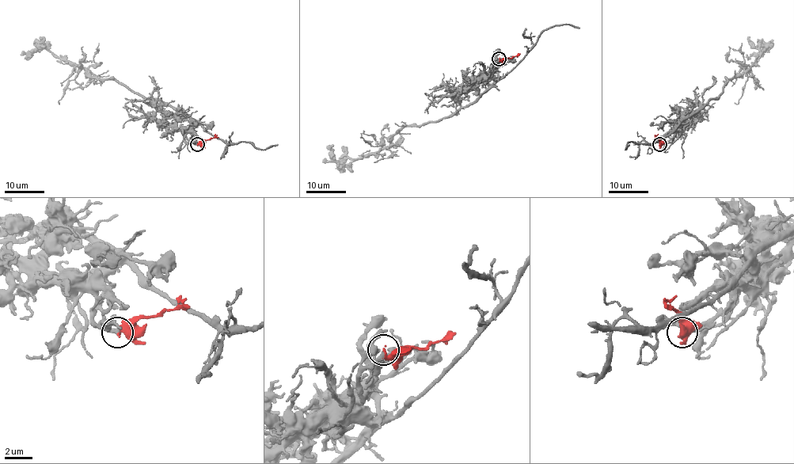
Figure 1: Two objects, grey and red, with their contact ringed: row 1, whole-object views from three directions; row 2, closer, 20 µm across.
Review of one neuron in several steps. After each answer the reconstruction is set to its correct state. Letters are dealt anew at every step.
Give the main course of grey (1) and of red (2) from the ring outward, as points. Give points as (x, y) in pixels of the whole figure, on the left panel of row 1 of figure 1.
1: (197, 145), (191, 141), (195, 123), (163, 101), (112, 79), (95, 79), (46, 48), (35, 48), (24, 58)
2: (197, 145), (218, 137)

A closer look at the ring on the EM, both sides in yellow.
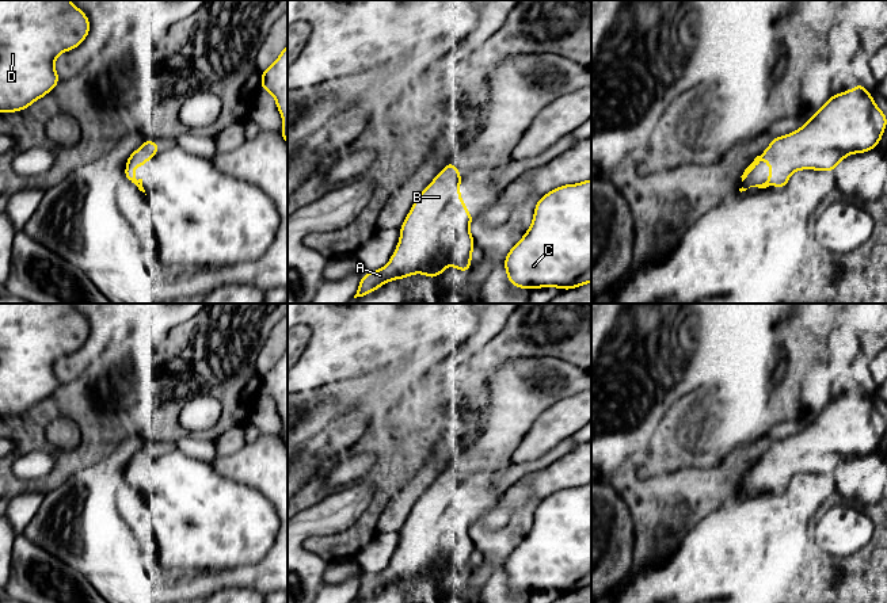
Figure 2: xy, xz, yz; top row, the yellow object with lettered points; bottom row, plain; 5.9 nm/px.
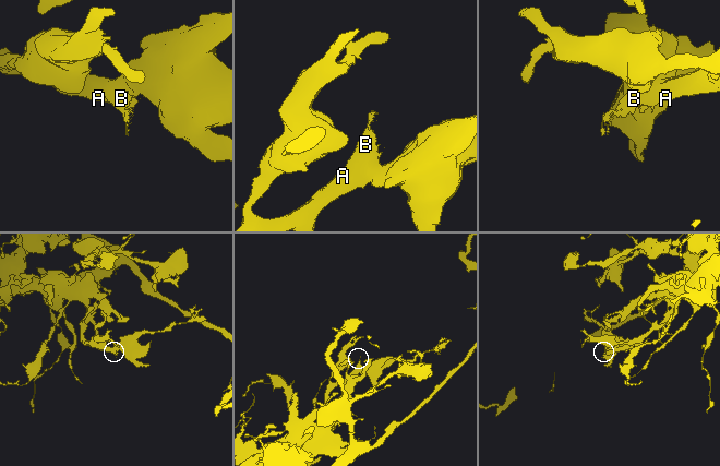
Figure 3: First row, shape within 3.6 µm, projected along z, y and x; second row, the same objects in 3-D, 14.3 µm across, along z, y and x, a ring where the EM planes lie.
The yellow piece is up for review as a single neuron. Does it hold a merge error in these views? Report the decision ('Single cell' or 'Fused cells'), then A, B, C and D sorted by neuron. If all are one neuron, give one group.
Single cell. Groups: A B C D

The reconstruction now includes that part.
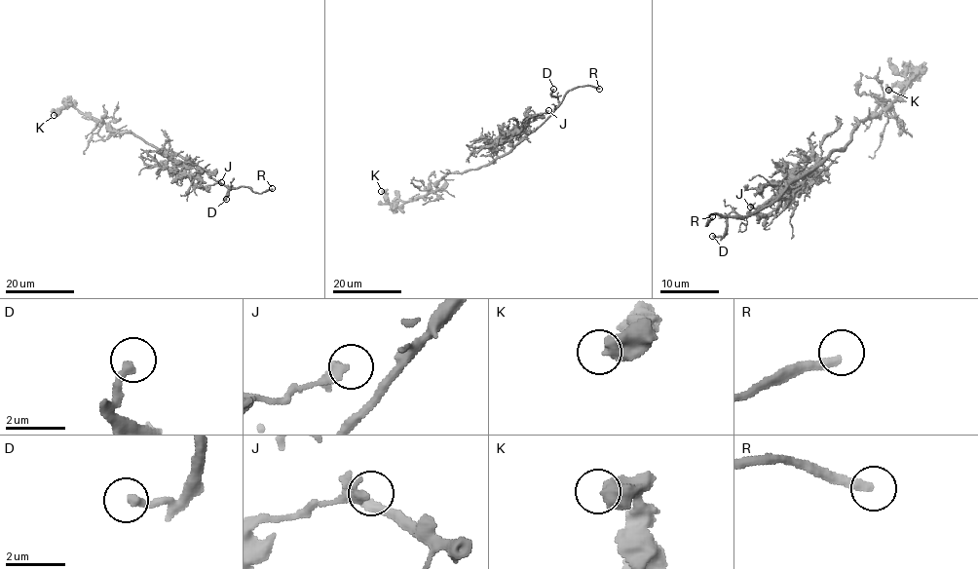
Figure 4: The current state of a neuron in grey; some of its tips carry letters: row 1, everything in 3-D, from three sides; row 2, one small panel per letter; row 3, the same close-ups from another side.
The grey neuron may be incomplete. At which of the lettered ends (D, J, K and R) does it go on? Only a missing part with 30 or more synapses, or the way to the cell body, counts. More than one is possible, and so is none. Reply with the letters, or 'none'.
R

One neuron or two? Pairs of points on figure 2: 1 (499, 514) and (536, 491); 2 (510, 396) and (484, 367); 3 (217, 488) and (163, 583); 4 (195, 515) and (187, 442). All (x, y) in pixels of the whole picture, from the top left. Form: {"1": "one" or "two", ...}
{"1": "one", "2": "two", "3": "two", "4": "two"}

